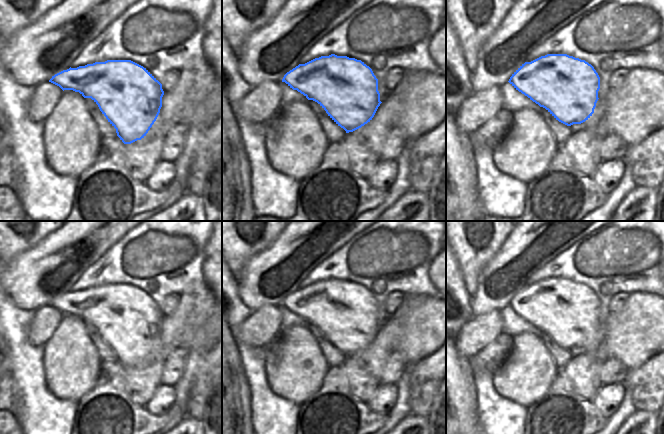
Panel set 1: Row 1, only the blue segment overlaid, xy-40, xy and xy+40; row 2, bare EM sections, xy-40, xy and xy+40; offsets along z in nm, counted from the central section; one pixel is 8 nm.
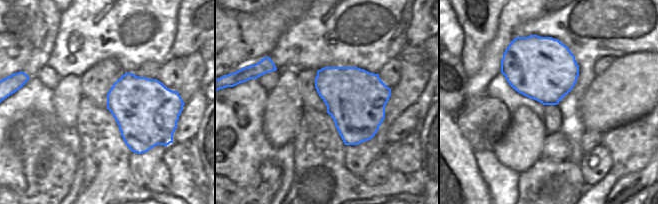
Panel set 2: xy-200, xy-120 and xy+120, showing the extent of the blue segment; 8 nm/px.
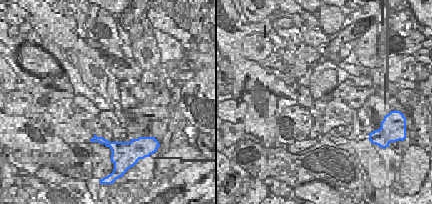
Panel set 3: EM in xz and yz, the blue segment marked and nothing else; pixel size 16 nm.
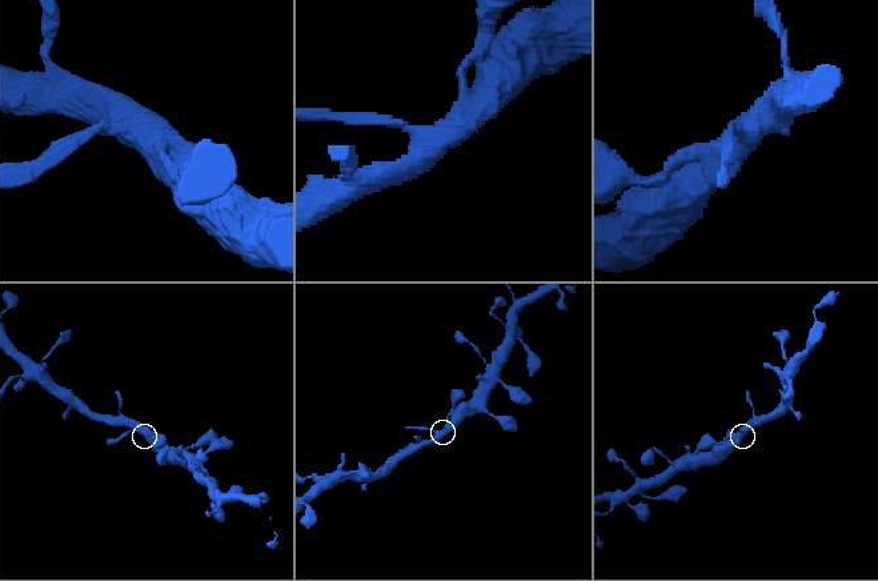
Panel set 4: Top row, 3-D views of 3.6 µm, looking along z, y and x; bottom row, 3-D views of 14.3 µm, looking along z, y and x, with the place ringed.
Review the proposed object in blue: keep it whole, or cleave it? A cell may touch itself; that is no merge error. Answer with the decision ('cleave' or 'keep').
keep

